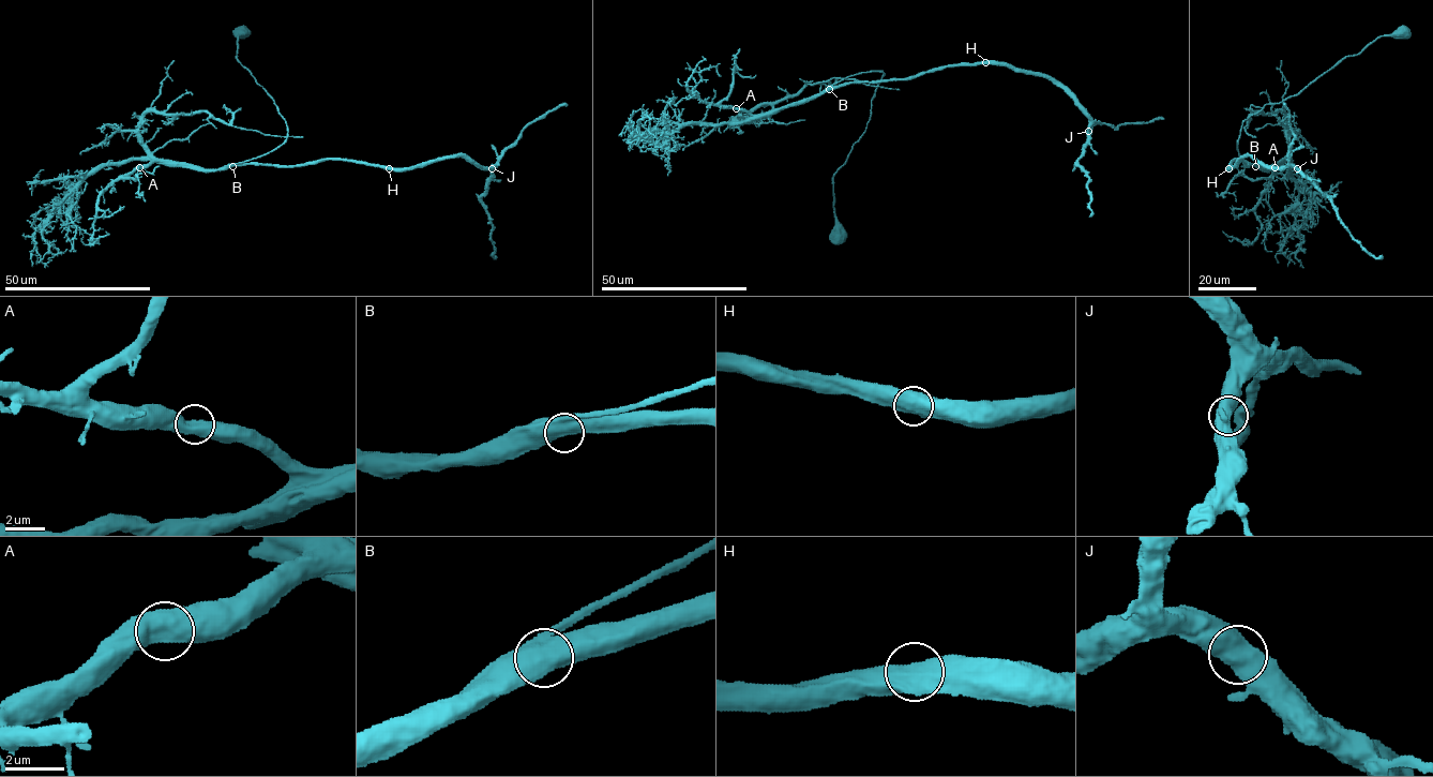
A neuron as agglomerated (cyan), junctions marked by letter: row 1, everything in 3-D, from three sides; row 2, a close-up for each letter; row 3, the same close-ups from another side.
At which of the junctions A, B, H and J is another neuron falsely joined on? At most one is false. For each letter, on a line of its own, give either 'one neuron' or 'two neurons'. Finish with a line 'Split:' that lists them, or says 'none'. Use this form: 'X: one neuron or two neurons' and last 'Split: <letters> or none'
A: one neuron
B: one neuron
H: one neuron
J: one neuron
Split: none

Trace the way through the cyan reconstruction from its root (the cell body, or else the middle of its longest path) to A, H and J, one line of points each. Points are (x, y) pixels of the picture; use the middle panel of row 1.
A: (836, 236), (833, 174), (865, 131), (884, 74), (849, 75), (768, 113), (736, 108)
H: (836, 236), (833, 174), (865, 131), (871, 100), (884, 74), (866, 71), (834, 85), (903, 80), (985, 62)
J: (836, 236), (833, 174), (884, 74), (846, 77), (834, 85), (1007, 62), (1050, 75), (1088, 131)

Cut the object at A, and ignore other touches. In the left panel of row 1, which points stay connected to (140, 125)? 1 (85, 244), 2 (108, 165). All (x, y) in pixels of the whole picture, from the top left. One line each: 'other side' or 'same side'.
1: other side
2: same side

